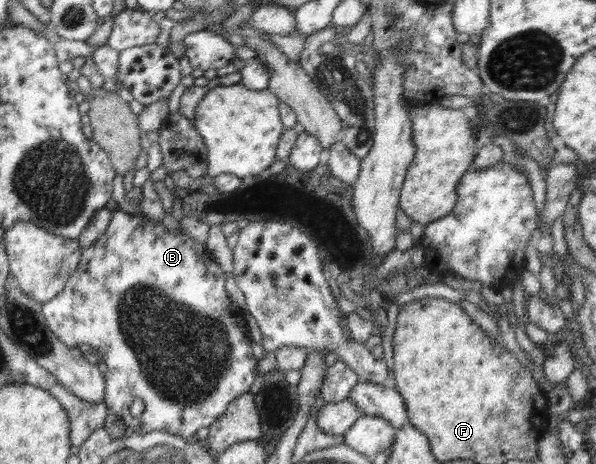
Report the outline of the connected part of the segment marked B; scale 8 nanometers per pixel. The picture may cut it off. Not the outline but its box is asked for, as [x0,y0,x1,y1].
[42,207,257,439]

